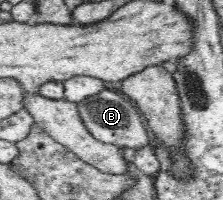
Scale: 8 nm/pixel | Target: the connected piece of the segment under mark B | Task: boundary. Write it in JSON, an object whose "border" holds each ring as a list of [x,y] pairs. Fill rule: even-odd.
{"border":[[[105,88],[94,96],[86,96],[82,102],[76,103],[76,109],[86,129],[97,141],[115,144],[119,147],[126,146],[134,151],[140,146],[148,145],[148,134],[140,121],[138,108],[116,90]]]}

